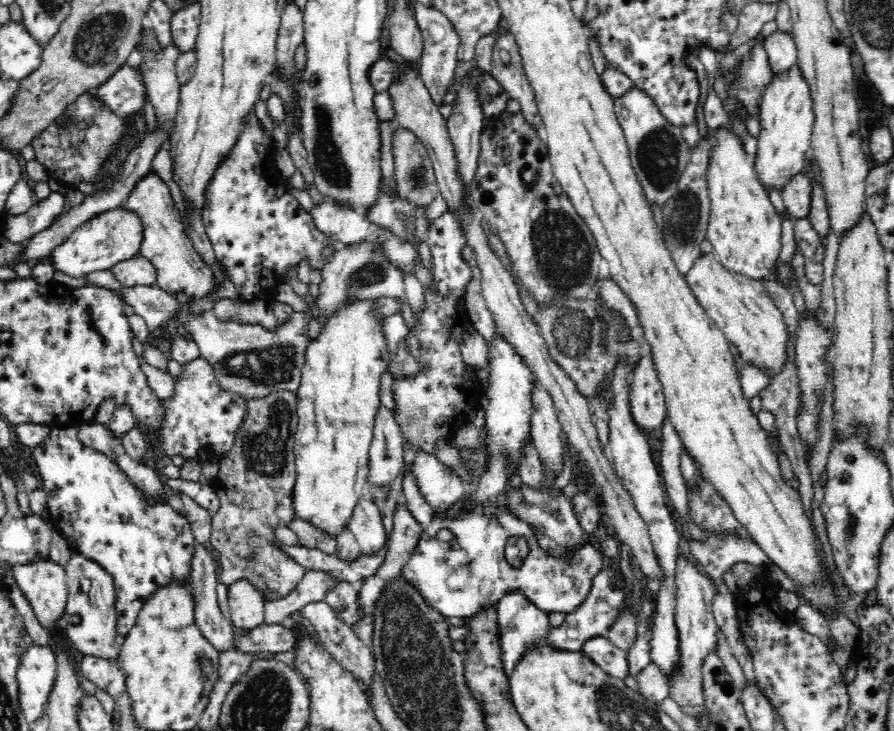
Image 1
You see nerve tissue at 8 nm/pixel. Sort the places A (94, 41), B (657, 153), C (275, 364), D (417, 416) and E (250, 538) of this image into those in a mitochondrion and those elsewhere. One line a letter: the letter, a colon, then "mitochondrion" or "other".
A: mitochondrion
B: mitochondrion
C: mitochondrion
D: mitochondrion
E: mitochondrion

